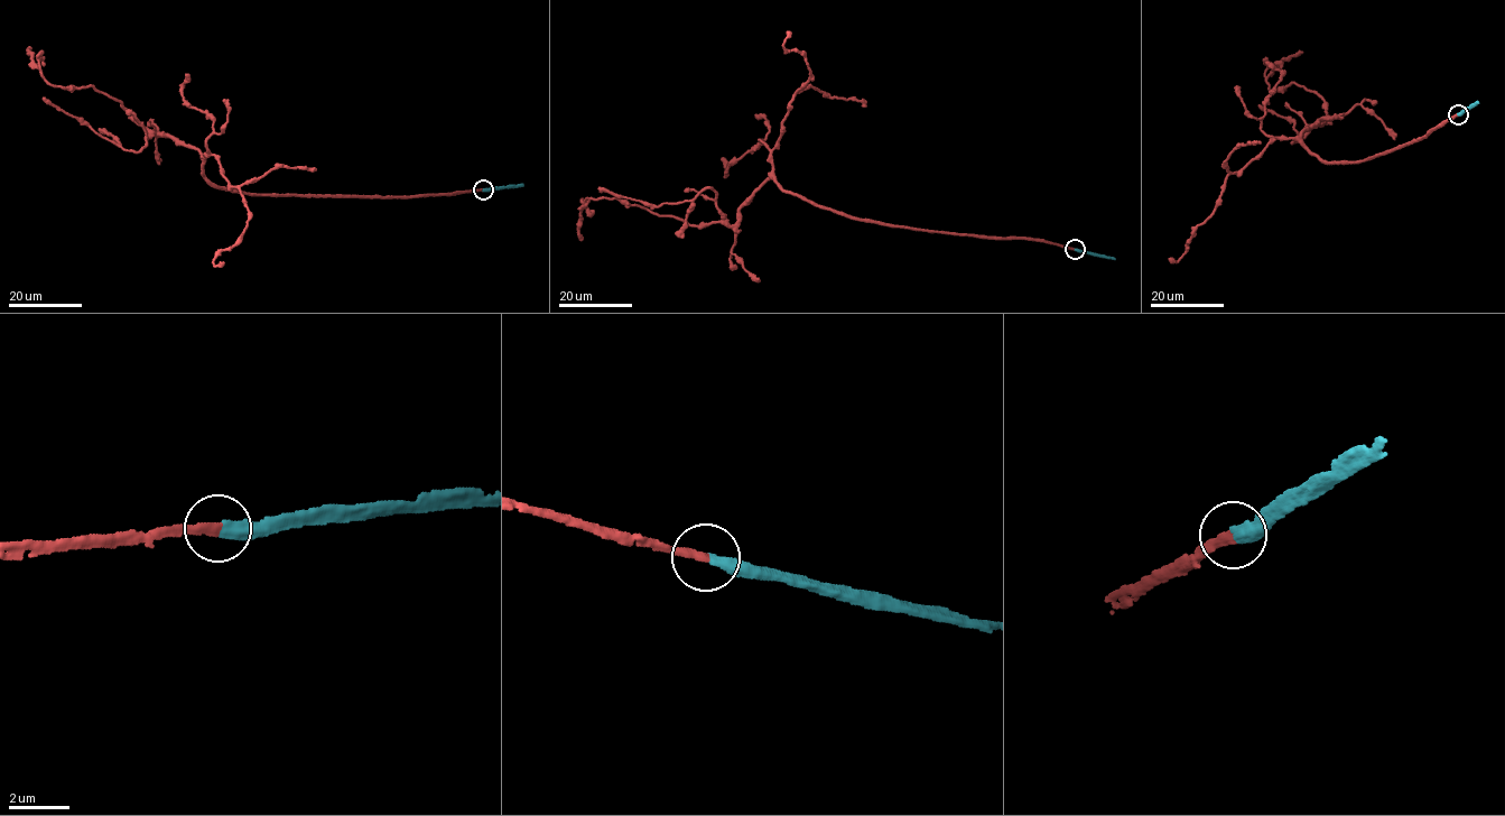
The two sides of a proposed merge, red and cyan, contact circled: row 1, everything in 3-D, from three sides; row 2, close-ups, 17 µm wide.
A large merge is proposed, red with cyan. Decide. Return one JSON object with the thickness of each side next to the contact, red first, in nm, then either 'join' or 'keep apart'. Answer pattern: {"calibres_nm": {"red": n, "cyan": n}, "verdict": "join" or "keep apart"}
{"calibres_nm": {"red": 300, "cyan": 400}, "verdict": "join"}

